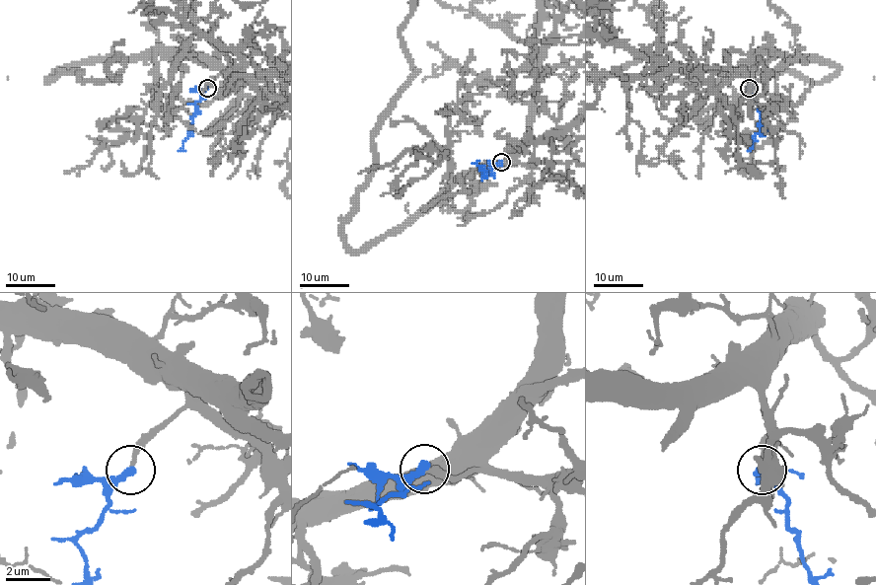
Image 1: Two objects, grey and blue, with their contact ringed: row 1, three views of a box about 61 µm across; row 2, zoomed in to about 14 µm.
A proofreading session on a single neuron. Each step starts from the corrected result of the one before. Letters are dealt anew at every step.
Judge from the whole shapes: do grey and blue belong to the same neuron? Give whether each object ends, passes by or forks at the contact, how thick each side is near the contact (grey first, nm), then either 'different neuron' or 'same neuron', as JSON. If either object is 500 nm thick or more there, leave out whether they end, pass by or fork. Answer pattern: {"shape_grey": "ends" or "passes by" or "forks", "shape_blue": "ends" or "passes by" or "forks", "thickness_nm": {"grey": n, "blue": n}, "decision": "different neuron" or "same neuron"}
{"shape_grey": "ends", "shape_blue": "ends", "thickness_nm": {"grey": 190, "blue": 360}, "decision": "same neuron"}

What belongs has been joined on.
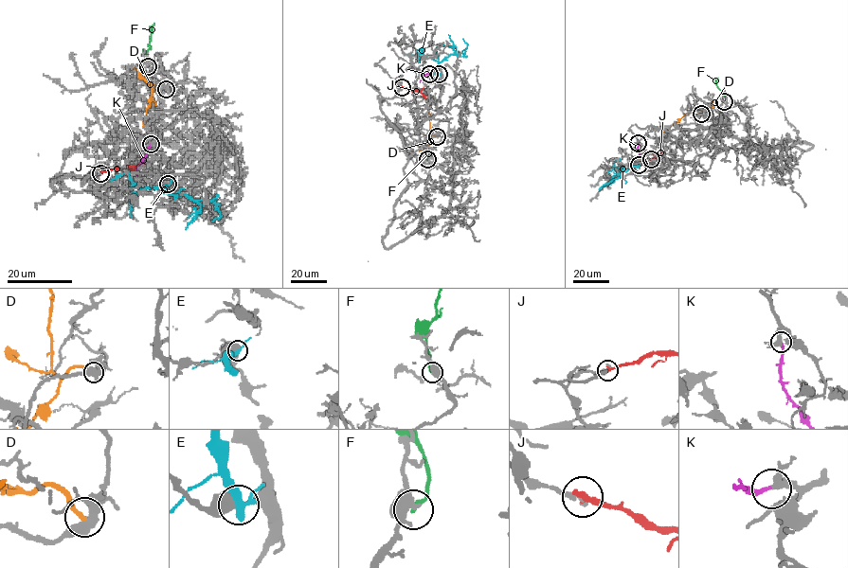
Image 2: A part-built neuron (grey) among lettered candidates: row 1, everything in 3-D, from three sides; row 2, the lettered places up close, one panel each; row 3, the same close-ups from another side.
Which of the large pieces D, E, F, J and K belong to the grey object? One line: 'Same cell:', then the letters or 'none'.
Same cell: K

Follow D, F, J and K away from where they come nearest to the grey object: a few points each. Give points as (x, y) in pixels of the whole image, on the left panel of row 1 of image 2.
D: (165, 90), (161, 84), (152, 84), (150, 104), (142, 126)
F: (147, 66), (146, 56), (154, 24)
J: (100, 173), (113, 168), (138, 167), (144, 160), (141, 157)
K: (151, 144), (133, 180)

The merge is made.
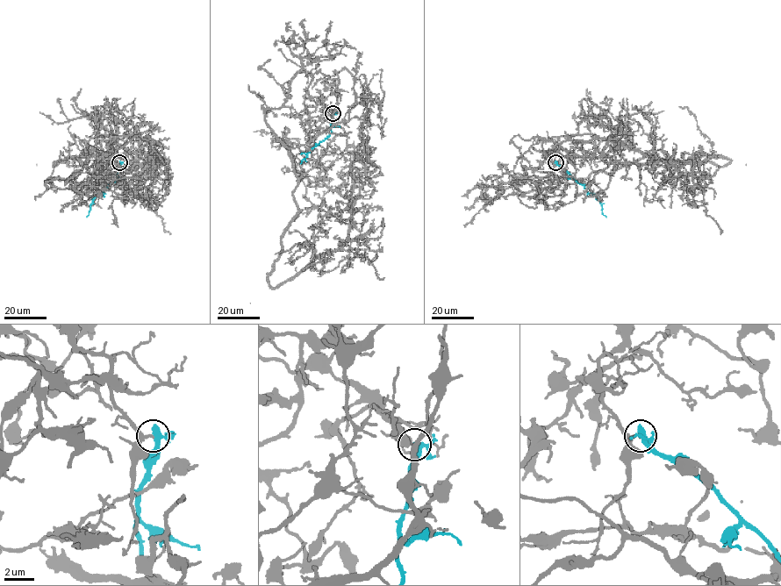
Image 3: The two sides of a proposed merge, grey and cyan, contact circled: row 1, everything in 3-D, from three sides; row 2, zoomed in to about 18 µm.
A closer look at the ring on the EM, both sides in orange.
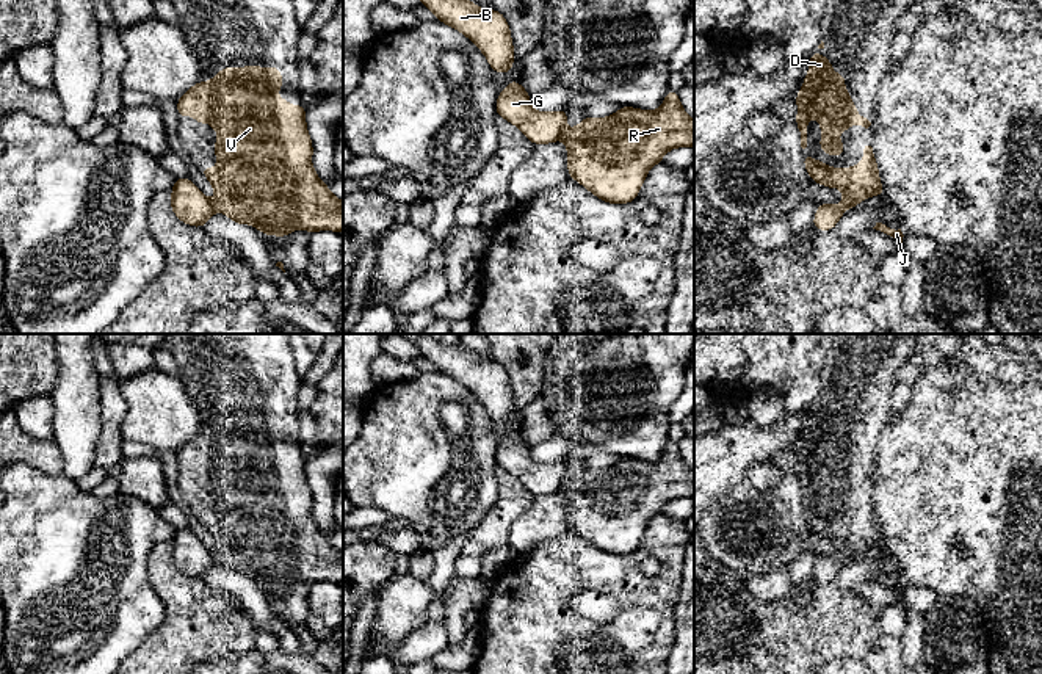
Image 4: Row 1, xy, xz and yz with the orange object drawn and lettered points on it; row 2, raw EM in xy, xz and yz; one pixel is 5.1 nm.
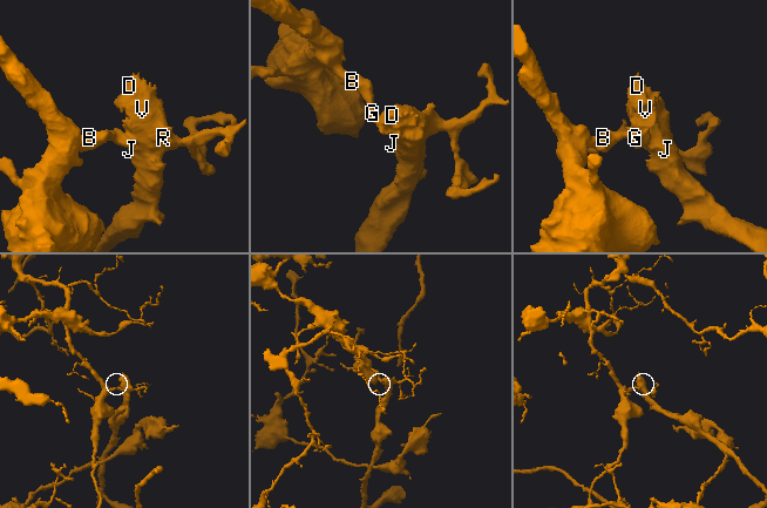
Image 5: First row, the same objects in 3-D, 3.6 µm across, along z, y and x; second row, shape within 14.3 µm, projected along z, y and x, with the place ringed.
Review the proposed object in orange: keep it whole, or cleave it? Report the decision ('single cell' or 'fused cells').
fused cells

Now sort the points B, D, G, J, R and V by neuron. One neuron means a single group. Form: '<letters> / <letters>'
B G / D J R V

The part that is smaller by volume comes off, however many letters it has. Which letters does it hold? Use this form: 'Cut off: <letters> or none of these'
Cut off: D, J, R, V

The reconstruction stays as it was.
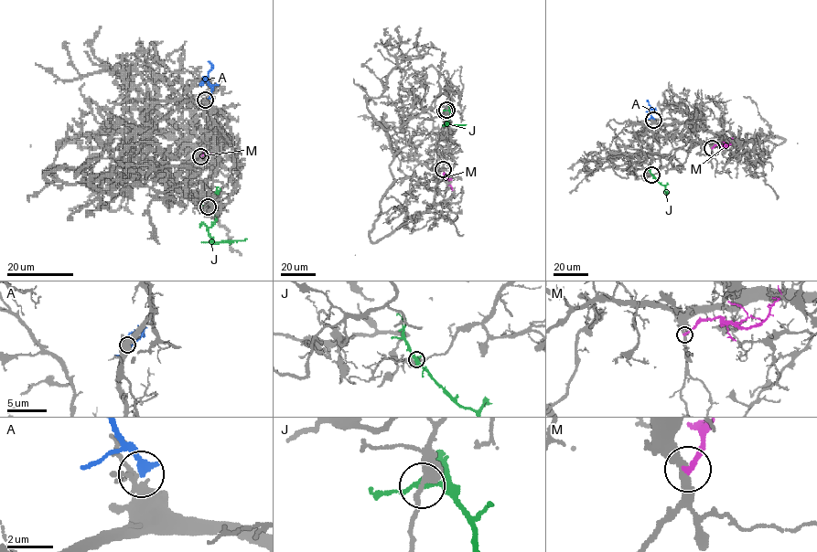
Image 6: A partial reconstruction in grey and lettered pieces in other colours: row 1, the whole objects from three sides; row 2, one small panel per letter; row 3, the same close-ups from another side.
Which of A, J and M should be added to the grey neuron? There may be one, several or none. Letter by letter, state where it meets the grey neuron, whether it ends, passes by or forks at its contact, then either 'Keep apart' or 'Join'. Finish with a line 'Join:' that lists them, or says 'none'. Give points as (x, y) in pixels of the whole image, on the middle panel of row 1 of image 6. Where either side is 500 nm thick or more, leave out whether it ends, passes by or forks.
A: Touches grey at (445, 111). It ends there. Keep apart
J: Touches grey at (446, 110). It forks there. Keep apart
M: Touches grey at (443, 169). It ends there. Keep apart
Join: none

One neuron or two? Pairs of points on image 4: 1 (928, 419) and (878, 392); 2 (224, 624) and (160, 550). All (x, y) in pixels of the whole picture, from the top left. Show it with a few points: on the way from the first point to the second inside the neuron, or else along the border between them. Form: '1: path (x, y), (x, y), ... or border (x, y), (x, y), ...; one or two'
1: border (895, 413), (875, 444); two
2: path (204, 612), (163, 571); one

